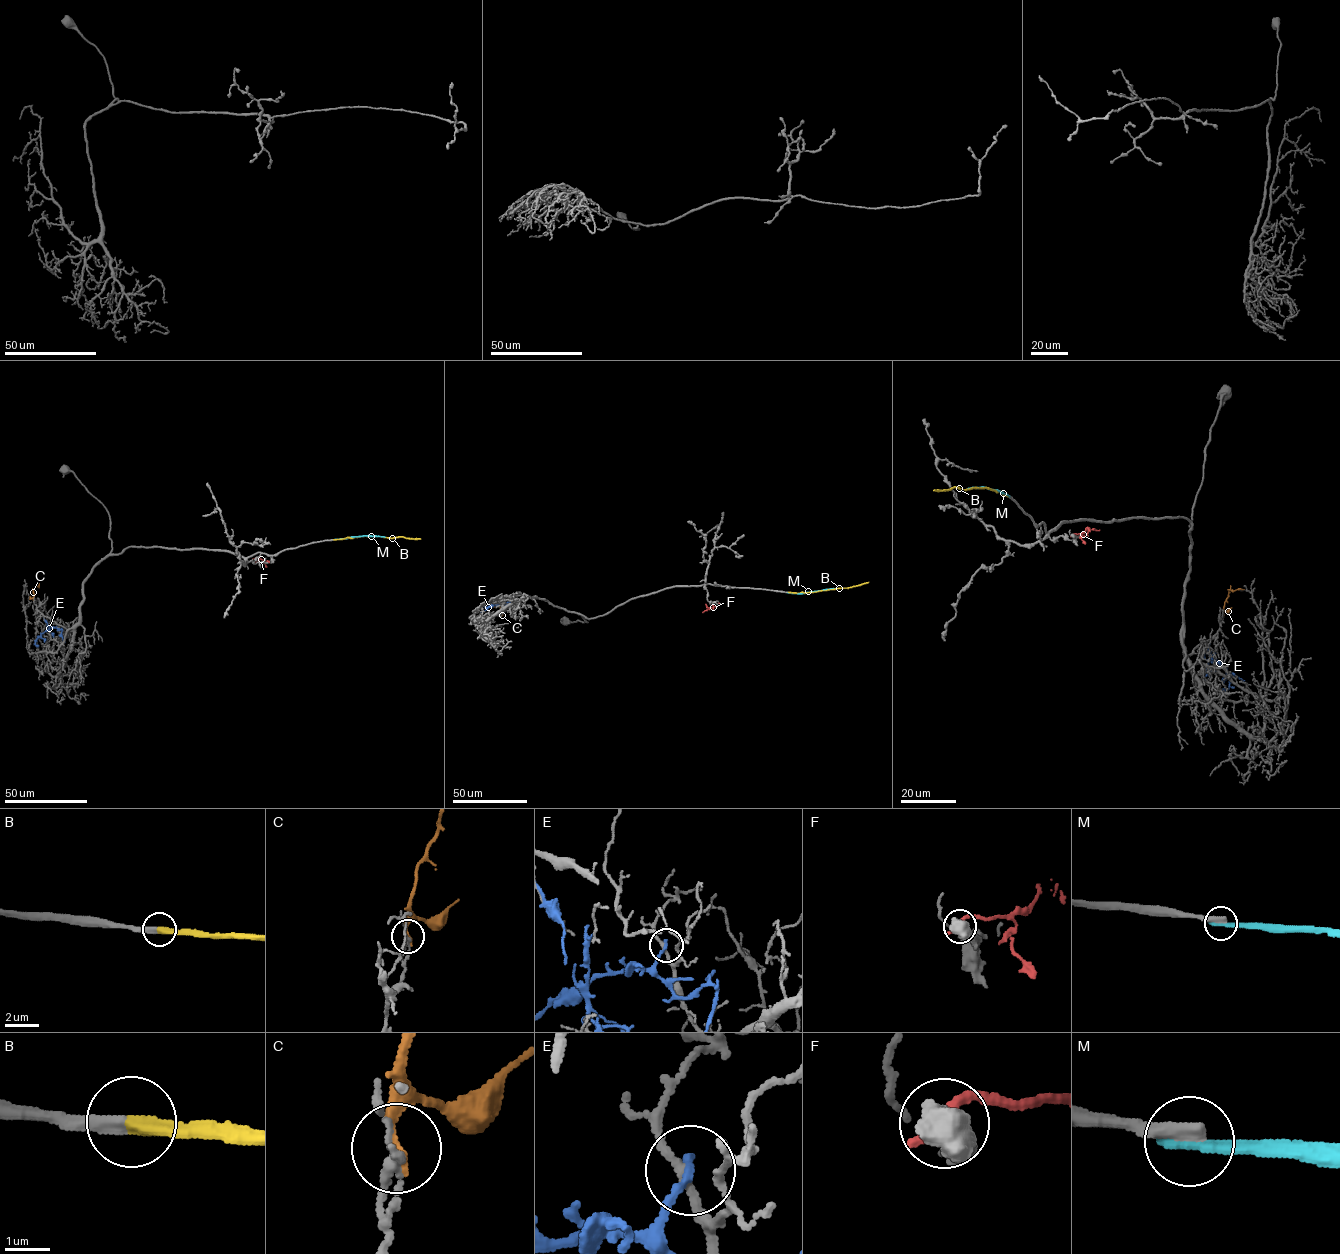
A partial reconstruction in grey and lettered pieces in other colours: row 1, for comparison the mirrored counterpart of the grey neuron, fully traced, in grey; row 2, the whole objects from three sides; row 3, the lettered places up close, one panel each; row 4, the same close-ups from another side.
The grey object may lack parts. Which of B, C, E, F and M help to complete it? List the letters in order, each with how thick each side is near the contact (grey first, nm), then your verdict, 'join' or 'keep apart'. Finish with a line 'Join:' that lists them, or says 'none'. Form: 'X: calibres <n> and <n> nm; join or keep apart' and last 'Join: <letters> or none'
B: calibres 320 and 360 nm; join
C: calibres 180 and 280 nm; keep apart
E: calibres 170 and 200 nm; keep apart
F: calibres 550 and 500 nm; keep apart
M: calibres 360 and 380 nm; keep apart
Join: B

